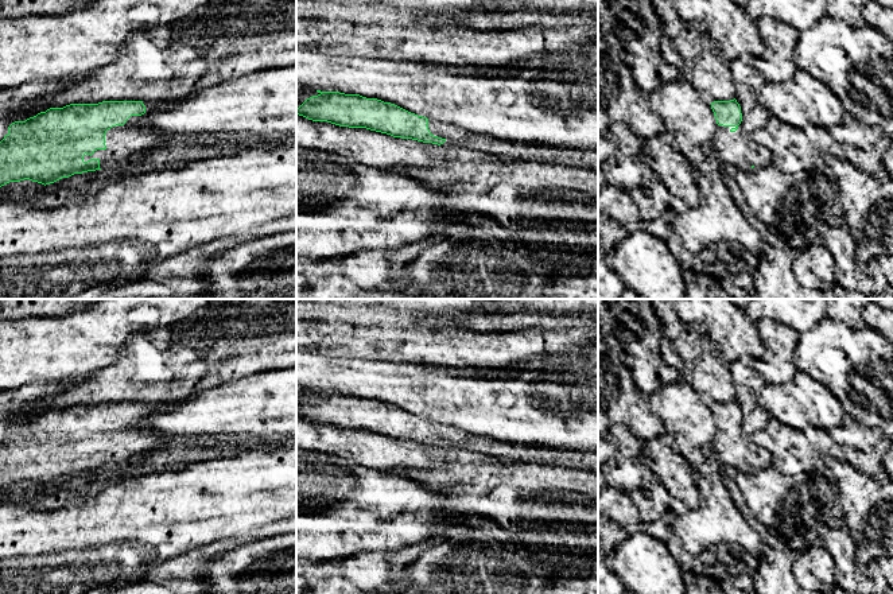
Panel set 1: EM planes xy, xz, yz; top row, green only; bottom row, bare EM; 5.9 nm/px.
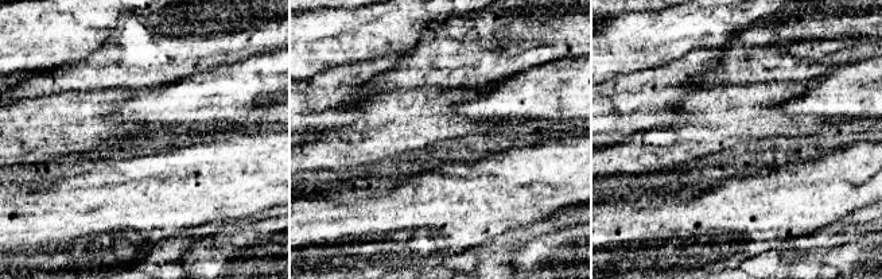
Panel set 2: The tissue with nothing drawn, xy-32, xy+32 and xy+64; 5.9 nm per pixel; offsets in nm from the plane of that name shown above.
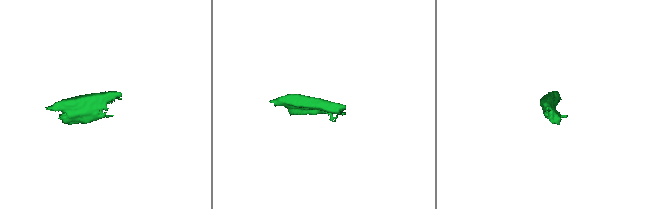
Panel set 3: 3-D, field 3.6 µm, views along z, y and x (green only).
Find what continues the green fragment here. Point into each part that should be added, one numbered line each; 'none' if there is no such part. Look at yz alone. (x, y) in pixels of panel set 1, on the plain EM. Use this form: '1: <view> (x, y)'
1: yz (737, 450)

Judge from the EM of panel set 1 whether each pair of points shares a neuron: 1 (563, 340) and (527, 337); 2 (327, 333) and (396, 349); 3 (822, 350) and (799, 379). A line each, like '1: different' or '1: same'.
1: same
2: same
3: different

